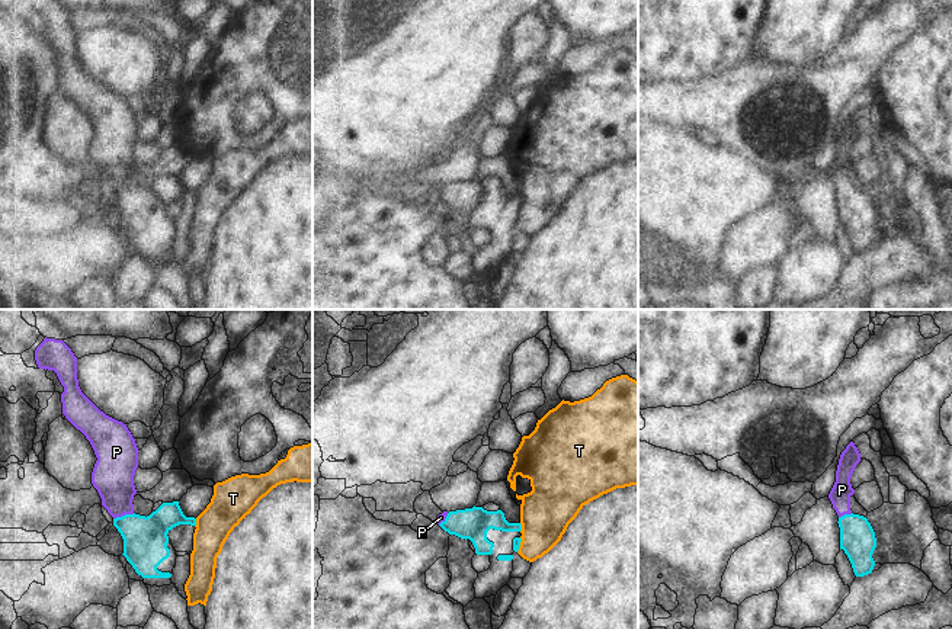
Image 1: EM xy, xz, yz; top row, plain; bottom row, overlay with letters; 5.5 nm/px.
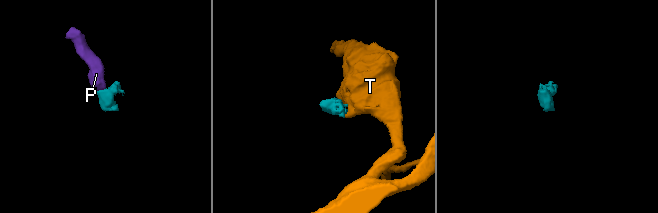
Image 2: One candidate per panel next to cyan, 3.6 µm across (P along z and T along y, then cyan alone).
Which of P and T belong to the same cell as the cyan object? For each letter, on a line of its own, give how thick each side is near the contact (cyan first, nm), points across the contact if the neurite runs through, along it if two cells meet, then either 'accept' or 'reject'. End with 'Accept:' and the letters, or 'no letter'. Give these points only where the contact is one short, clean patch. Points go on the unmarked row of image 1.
P: 240 nm thick on the cyan side, 220 nm on the other; runs through xy (146, 214), (125, 189), (117, 173), (114, 145); accept
T: 160 nm thick on the cyan side, 280 nm on the other; border along xz (519, 198), (521, 205); reject
Accept: P

